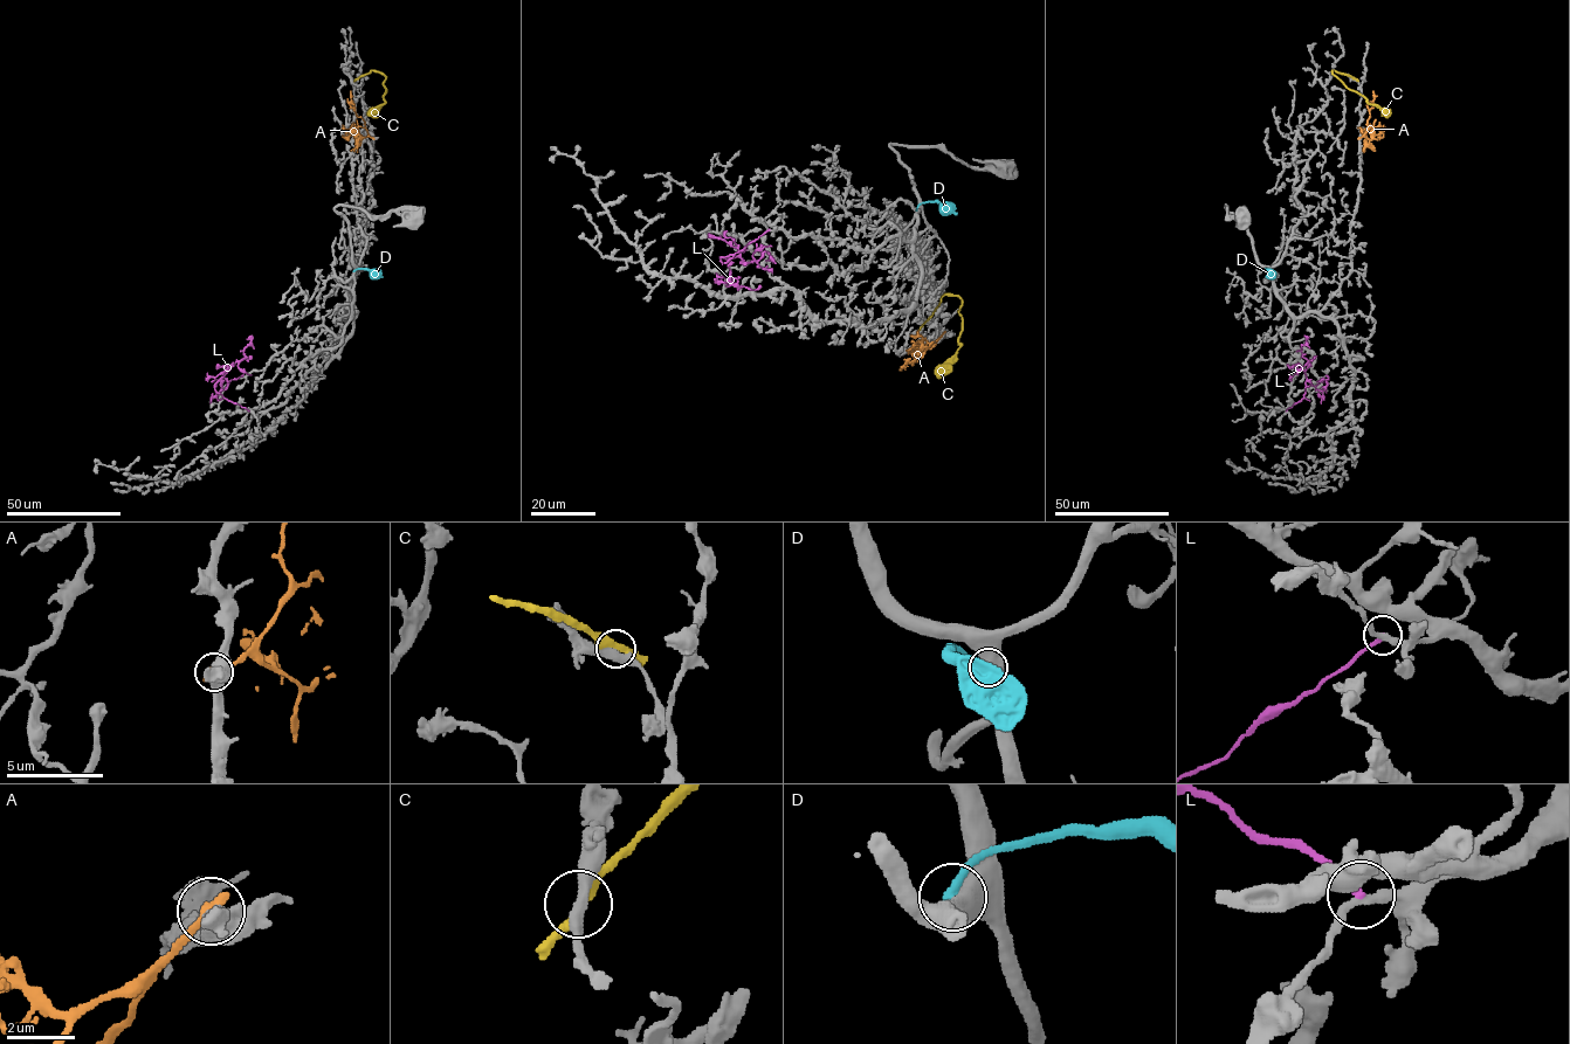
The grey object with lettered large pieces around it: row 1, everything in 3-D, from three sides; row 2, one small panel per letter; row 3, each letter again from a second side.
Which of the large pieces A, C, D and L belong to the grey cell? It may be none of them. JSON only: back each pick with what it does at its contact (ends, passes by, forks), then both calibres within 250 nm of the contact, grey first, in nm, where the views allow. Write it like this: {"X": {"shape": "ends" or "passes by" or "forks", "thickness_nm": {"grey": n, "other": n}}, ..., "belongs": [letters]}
{"belongs": []}

